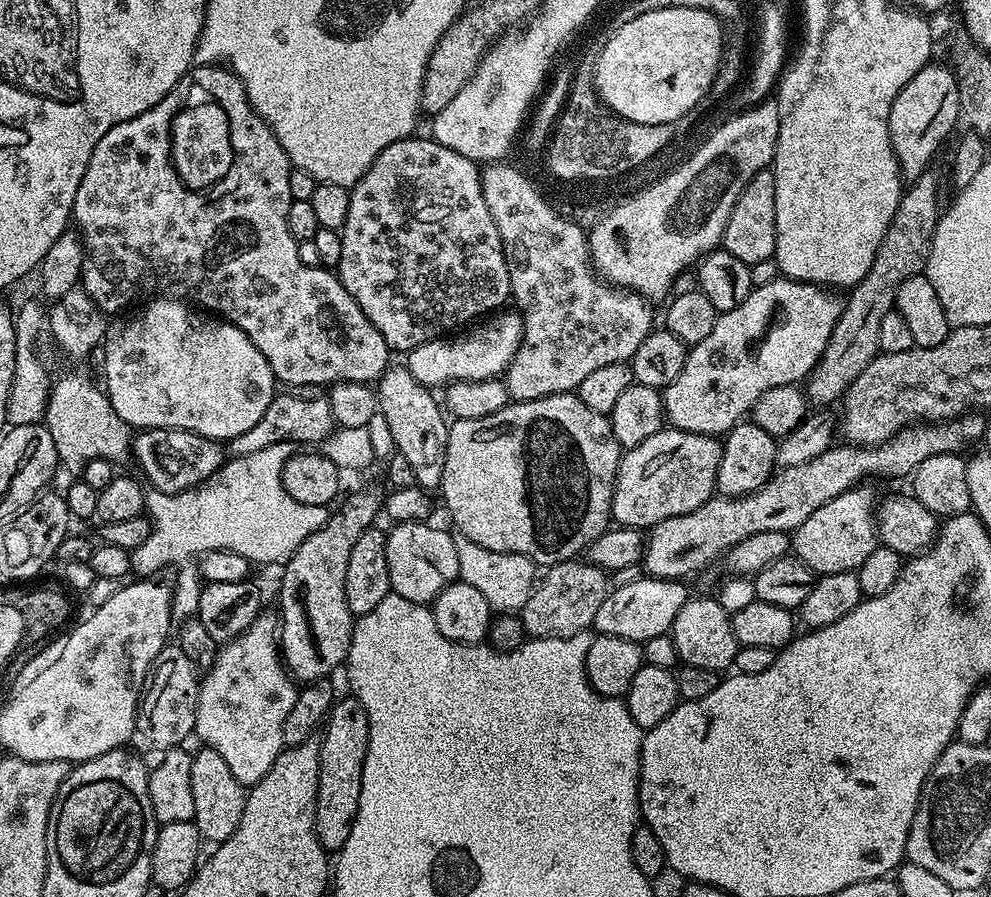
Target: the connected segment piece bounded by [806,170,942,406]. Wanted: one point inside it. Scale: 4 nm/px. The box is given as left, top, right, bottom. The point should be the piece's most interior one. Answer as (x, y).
(853, 344)

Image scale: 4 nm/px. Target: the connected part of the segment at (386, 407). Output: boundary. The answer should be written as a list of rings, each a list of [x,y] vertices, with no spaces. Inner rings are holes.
[[[393,363],[385,368],[375,385],[378,416],[388,427],[388,436],[392,439],[395,451],[414,470],[416,484],[425,490],[439,489],[442,482],[442,466],[448,441],[448,425],[445,409],[441,401],[434,397],[433,389],[418,382],[414,374],[403,363]]]

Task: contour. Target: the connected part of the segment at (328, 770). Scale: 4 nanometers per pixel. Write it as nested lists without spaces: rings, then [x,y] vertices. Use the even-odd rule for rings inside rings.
[[[351,694],[337,699],[328,711],[320,736],[320,773],[316,795],[316,833],[324,851],[339,853],[350,838],[354,818],[358,814],[358,798],[362,794],[362,770],[368,749],[368,715],[362,702]]]

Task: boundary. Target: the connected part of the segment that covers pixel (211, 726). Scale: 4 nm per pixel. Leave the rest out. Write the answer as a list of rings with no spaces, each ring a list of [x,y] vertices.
[[[261,614],[257,616],[255,622],[250,625],[241,636],[236,636],[233,640],[229,640],[216,653],[216,660],[212,667],[207,669],[206,675],[200,680],[200,693],[198,694],[198,702],[196,703],[196,730],[194,733],[195,739],[200,739],[199,742],[203,747],[213,748],[218,750],[218,754],[222,754],[222,758],[226,761],[226,766],[230,766],[230,774],[234,774],[234,778],[238,778],[238,782],[245,786],[251,786],[258,783],[266,774],[266,770],[270,770],[270,766],[274,766],[274,762],[278,758],[278,754],[285,747],[284,739],[282,738],[282,726],[286,722],[286,714],[290,714],[290,706],[294,706],[296,701],[296,693],[298,684],[290,675],[287,668],[284,666],[284,661],[280,654],[280,646],[278,643],[278,620],[275,615],[267,616]]]

